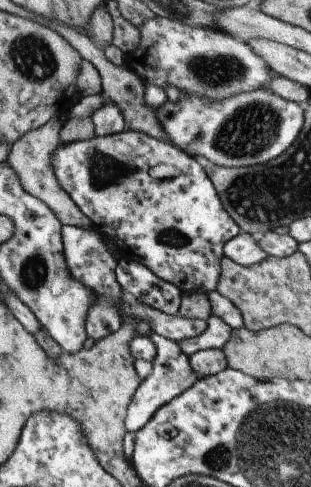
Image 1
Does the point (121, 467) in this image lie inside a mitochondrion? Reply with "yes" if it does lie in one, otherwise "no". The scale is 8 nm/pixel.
no

